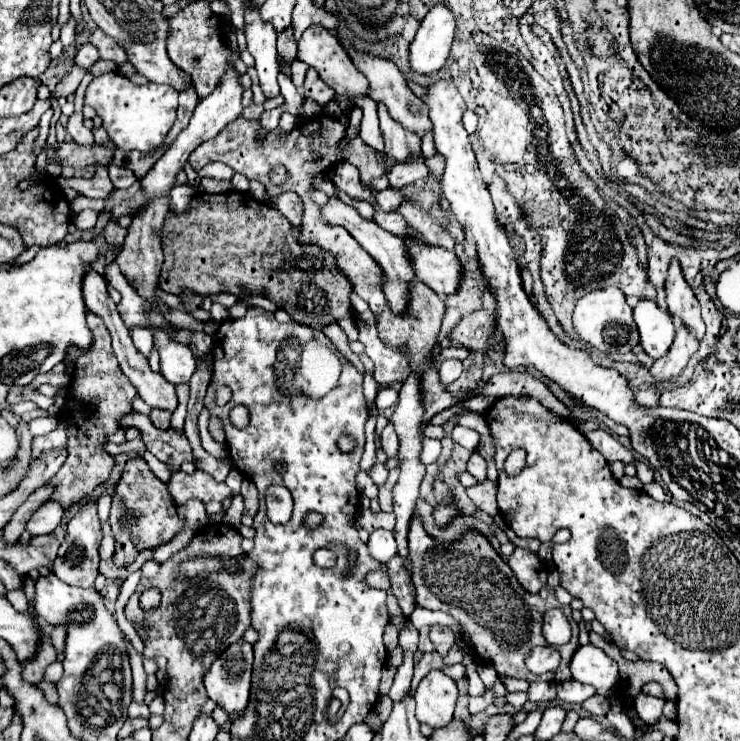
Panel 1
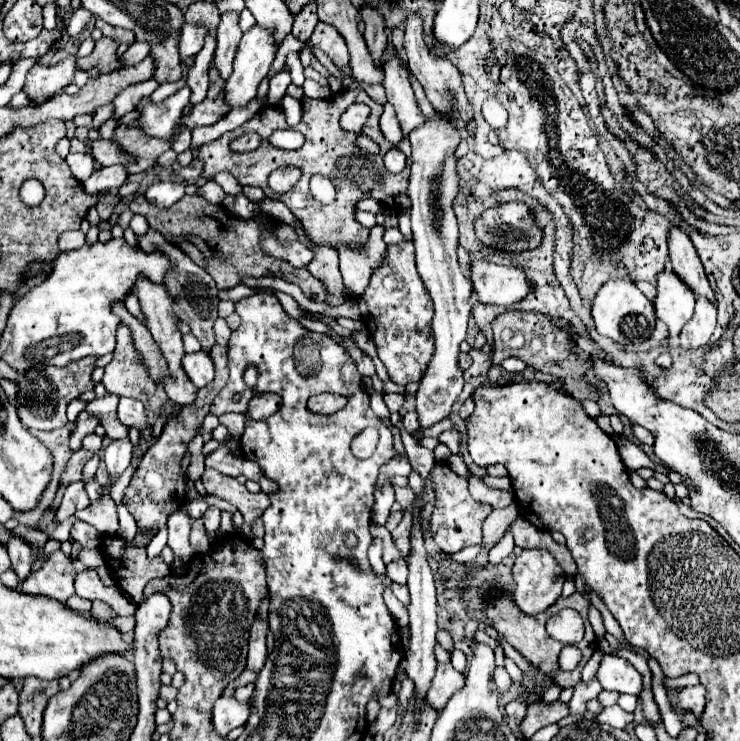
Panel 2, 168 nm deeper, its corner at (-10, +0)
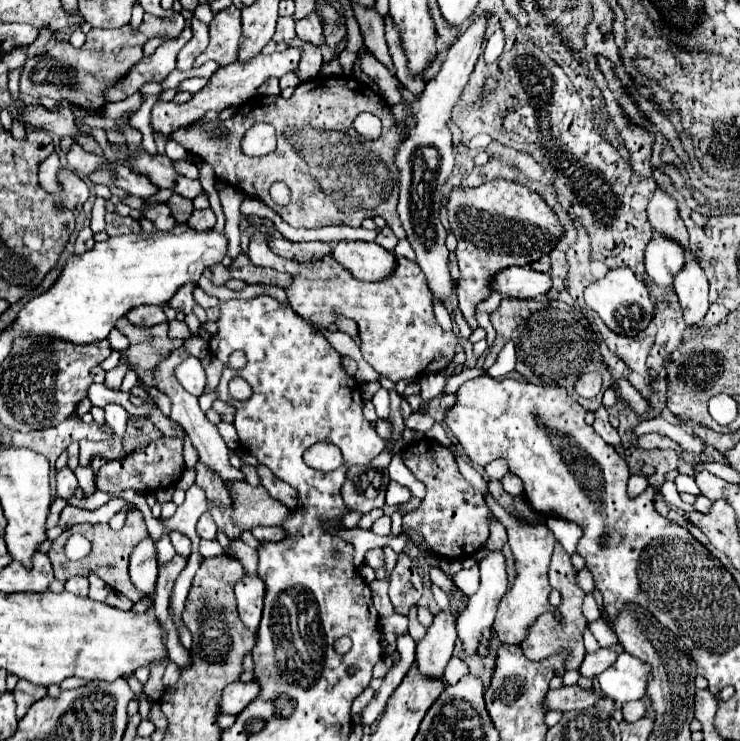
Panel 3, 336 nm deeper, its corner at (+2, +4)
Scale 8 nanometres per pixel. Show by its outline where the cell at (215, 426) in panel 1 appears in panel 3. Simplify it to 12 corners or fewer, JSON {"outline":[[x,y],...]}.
{"outline":[[216,400],[212,408],[224,422],[234,420],[236,408],[228,402]]}

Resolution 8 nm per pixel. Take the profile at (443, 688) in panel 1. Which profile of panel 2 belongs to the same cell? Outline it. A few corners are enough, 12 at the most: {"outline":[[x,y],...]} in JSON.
{"outline":[[440,664],[426,704],[440,712],[464,688],[464,674]]}

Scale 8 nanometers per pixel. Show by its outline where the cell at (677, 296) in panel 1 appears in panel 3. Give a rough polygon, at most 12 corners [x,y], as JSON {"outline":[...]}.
{"outline":[[660,186],[648,202],[656,232],[676,236],[688,248],[678,202]]}

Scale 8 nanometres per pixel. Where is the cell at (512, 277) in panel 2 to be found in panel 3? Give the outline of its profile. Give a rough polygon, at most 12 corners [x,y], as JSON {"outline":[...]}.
{"outline":[[512,266],[492,280],[512,298],[540,298],[552,276]]}

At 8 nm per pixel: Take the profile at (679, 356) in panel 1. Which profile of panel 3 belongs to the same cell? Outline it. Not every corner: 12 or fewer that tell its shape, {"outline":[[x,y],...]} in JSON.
{"outline":[[696,258],[674,276],[688,326],[708,312],[708,280]]}

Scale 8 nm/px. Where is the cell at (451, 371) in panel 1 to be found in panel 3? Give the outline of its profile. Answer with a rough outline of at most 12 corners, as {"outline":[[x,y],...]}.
{"outline":[[502,178],[452,188],[466,322],[504,268],[548,256],[564,226],[540,192]]}

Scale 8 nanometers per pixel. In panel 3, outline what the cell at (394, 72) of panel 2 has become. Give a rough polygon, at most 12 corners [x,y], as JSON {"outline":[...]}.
{"outline":[[352,2],[366,48],[396,72],[384,40],[384,18]]}

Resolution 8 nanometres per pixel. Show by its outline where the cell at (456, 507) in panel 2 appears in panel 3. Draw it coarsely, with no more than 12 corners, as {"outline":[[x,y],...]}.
{"outline":[[424,436],[402,462],[428,490],[402,528],[440,560],[474,556],[490,508]]}

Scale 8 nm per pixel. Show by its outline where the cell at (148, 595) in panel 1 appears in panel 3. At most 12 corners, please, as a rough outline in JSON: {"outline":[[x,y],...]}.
{"outline":[[146,536],[130,556],[129,575],[138,590],[154,592],[156,542]]}

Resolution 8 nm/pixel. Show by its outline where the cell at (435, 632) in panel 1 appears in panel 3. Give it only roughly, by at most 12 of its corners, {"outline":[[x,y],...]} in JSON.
{"outline":[[452,658],[444,672],[446,684],[468,674],[468,666],[460,658]]}

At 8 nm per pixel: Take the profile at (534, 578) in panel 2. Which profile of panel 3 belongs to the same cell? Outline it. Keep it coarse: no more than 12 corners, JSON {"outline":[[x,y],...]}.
{"outline":[[488,494],[508,530],[516,580],[502,596],[492,636],[522,644],[548,600],[556,544],[546,524],[520,524]]}

